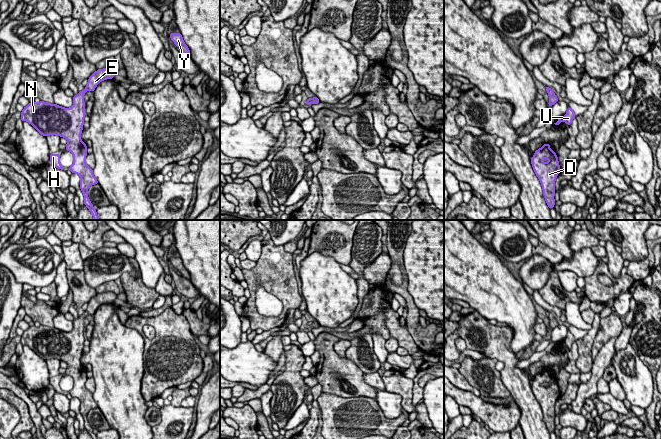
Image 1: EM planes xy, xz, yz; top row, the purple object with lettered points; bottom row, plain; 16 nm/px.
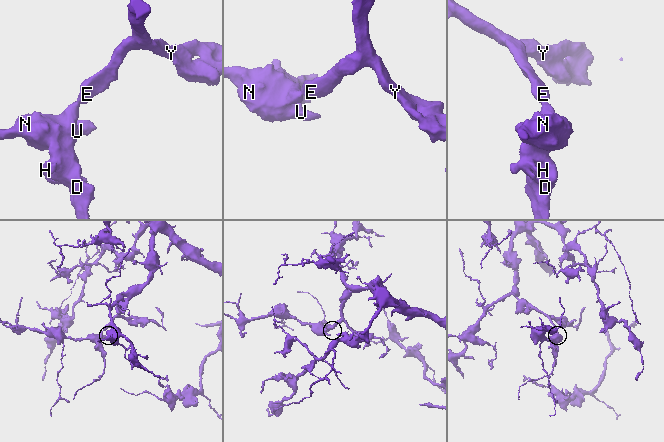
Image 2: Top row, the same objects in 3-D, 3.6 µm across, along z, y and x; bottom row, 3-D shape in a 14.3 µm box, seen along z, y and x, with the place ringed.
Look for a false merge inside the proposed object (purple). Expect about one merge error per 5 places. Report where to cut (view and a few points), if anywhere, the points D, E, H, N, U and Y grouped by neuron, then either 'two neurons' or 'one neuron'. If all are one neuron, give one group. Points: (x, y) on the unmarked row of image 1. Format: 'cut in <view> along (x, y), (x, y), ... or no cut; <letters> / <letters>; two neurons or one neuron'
no cut; D E H N U Y; one neuron

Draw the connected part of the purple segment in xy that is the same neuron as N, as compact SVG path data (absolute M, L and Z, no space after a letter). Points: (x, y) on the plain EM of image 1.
M113 292L97 293L88 303L85 313L73 321L73 330L64 332L57 328L44 325L32 326L24 331L21 344L30 347L43 360L58 359L67 363L66 374L73 378L72 397L80 400L80 413L84 419L84 428L92 439L97 439L90 426L87 415L91 409L98 408L91 393L85 386L87 370L81 364L85 341L84 318L87 314L94 315L103 304L112 303L117 298Z

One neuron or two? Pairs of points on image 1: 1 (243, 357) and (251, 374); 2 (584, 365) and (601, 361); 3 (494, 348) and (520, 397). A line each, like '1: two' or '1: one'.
1: one
2: two
3: one

